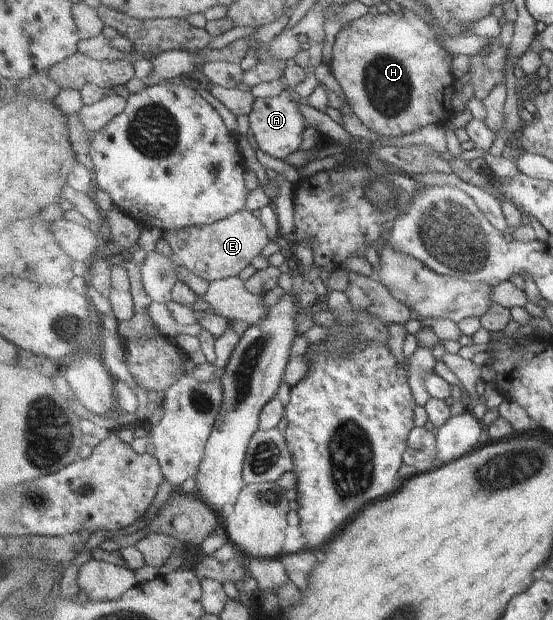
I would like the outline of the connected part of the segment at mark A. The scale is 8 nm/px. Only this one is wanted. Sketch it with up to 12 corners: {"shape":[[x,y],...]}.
{"shape":[[292,90],[256,99],[249,116],[263,152],[285,160],[307,127]]}

